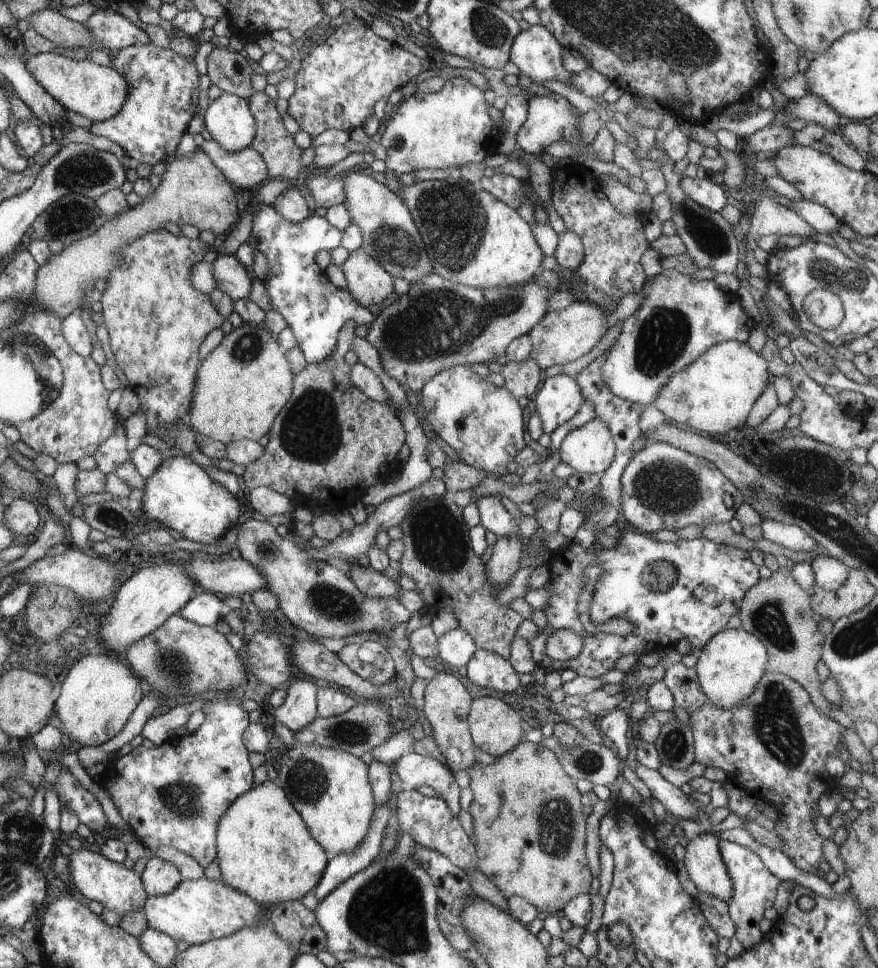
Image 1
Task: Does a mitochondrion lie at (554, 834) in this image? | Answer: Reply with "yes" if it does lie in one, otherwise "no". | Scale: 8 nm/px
yes

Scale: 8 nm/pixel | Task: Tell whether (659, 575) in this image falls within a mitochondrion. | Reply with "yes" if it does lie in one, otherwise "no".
yes

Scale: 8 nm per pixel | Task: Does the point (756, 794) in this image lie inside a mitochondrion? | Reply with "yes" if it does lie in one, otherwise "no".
no

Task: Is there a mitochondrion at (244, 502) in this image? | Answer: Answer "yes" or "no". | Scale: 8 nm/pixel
no

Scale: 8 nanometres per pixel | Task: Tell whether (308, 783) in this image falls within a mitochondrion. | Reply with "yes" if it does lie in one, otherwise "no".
yes

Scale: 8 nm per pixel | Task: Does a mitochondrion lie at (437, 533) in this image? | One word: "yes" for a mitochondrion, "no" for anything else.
yes

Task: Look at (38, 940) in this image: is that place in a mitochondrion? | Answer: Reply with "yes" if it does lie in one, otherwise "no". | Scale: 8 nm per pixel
no

